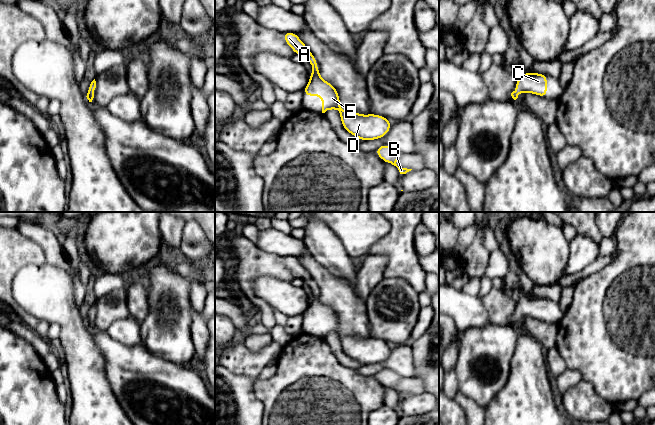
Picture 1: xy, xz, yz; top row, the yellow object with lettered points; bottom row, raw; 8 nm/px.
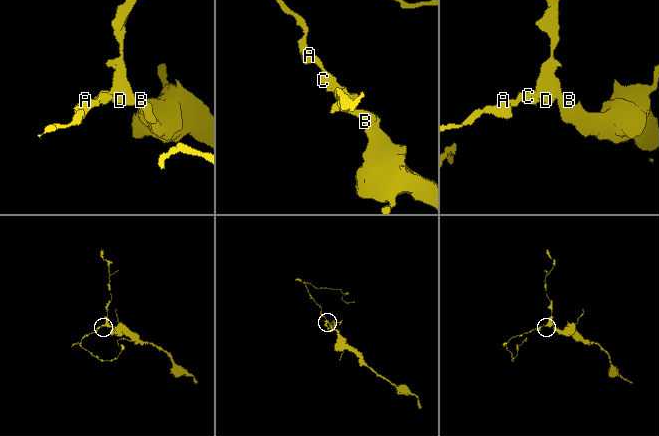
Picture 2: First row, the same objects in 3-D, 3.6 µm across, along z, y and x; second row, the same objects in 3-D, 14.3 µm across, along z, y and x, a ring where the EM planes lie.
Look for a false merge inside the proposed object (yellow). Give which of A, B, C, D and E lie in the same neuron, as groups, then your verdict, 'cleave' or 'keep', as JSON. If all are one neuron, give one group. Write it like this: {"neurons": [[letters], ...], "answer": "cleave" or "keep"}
{"neurons": [["A", "B", "C", "D", "E"]], "answer": "keep"}

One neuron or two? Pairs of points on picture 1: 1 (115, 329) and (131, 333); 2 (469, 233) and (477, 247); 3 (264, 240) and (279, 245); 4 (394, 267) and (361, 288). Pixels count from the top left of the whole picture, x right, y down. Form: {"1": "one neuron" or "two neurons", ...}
{"1": "one neuron", "2": "two neurons", "3": "one neuron", "4": "two neurons"}

